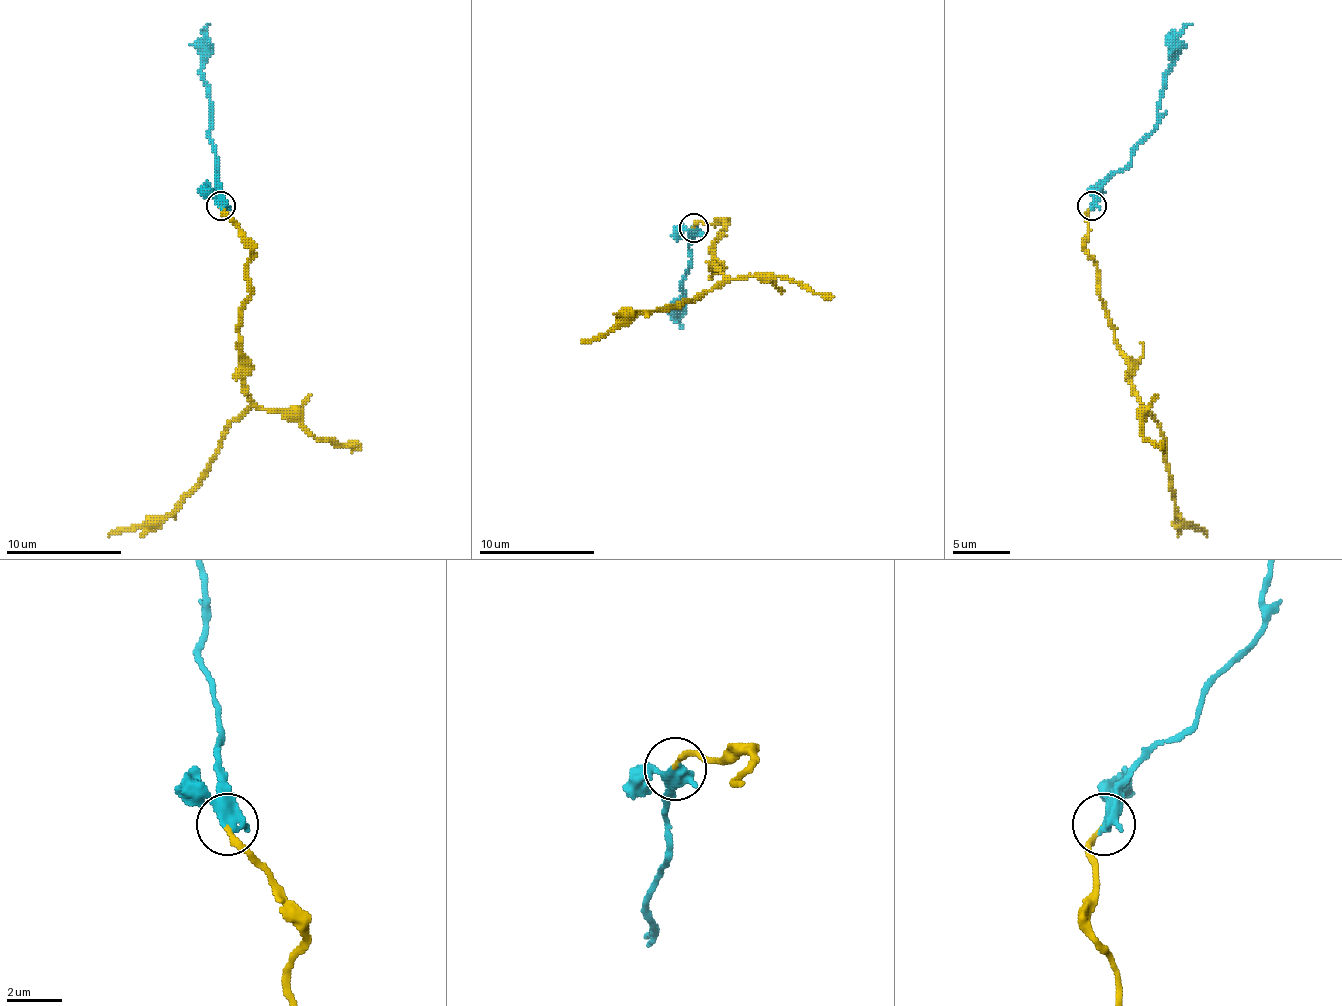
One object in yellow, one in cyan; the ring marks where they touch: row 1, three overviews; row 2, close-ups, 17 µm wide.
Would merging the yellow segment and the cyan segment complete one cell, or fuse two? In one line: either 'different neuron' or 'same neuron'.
same neuron

